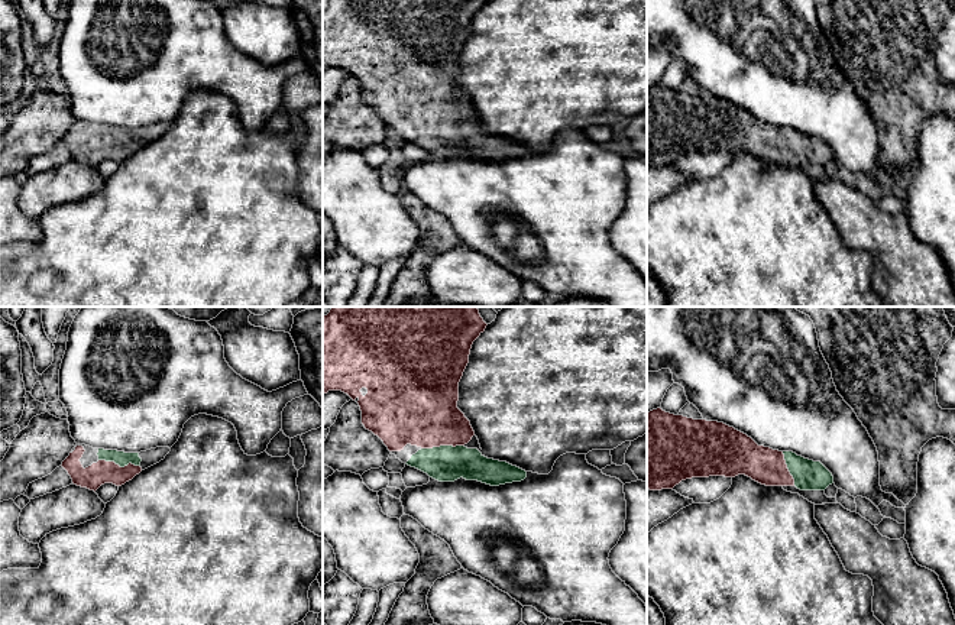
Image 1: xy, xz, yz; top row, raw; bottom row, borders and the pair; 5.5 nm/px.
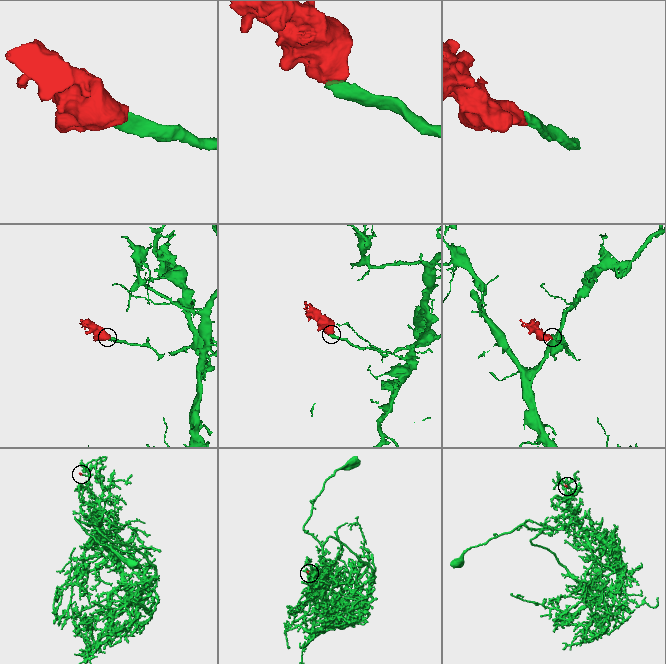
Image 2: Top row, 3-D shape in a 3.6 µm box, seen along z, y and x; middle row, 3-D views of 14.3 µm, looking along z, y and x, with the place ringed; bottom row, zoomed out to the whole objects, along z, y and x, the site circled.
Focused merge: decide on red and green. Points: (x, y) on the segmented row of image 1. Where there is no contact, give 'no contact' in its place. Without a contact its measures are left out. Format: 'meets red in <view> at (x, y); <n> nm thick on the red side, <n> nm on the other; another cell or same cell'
meets red in xz at (442, 444); 420 nm thick on the red side, 200 nm on the other; same cell

